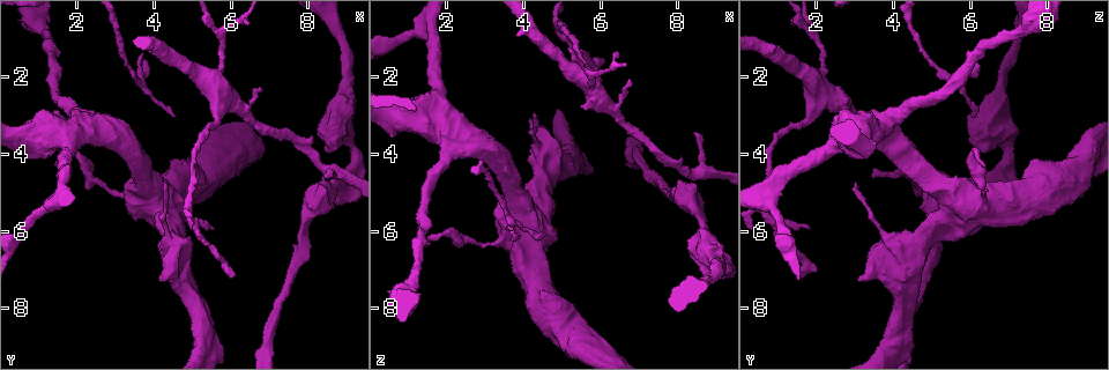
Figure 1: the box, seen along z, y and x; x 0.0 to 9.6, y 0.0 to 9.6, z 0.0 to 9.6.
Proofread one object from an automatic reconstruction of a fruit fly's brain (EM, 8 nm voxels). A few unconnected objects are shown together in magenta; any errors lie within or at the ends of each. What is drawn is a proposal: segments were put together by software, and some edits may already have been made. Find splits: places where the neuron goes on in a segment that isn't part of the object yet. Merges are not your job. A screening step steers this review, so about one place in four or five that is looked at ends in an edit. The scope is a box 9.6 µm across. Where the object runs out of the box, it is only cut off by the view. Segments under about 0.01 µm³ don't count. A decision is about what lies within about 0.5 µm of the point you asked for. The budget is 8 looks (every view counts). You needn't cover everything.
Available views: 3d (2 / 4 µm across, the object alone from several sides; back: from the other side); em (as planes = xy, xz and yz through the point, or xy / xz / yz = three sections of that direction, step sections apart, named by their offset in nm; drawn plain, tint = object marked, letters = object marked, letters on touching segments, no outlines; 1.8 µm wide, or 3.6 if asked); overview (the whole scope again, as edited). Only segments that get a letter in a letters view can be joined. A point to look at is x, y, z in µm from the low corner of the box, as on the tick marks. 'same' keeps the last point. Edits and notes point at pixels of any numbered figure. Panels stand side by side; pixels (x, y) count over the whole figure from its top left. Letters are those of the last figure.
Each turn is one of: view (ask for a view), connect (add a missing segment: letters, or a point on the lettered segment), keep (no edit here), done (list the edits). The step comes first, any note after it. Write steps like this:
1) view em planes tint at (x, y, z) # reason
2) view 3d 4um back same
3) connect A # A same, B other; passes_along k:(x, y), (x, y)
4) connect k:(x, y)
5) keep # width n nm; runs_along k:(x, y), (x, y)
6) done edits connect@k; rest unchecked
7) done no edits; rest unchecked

view em planes letters at (1.55, 4.25, 6.40) # branch stops here

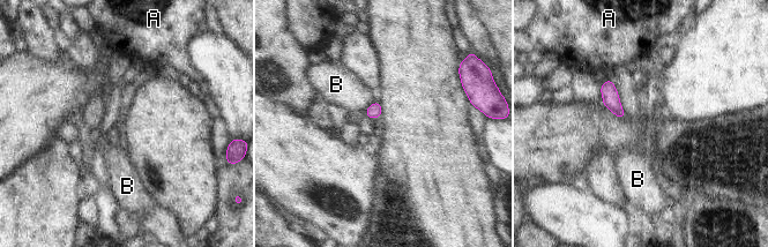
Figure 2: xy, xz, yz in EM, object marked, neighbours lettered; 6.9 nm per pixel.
keep # longest_contact B 100 nm; A other, B other; border 2:(375, 100), (365, 110); none of them fits

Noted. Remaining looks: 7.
view 3d 4um at (4.60, 3.00, 6.15) # thin end

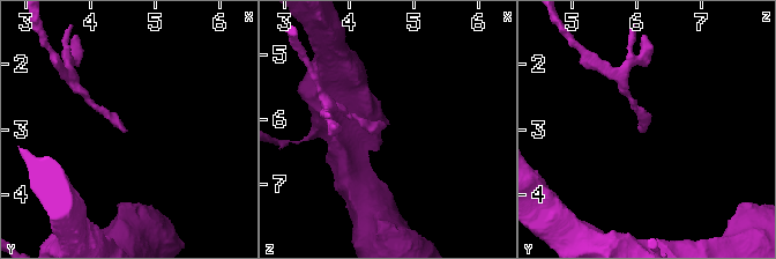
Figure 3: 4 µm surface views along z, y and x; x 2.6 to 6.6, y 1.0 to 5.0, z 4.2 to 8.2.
view em planes tint at (4.55, 3.05, 6.15) # shape alone is not enough

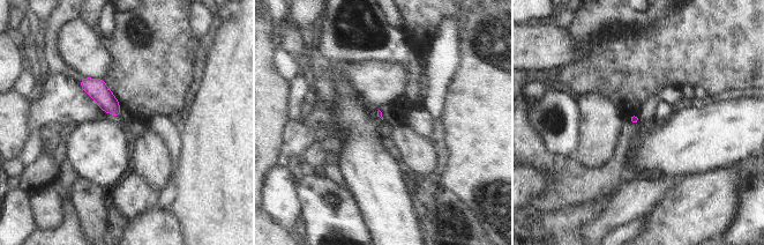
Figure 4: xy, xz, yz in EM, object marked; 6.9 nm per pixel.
view em planes letters same # what lies round it

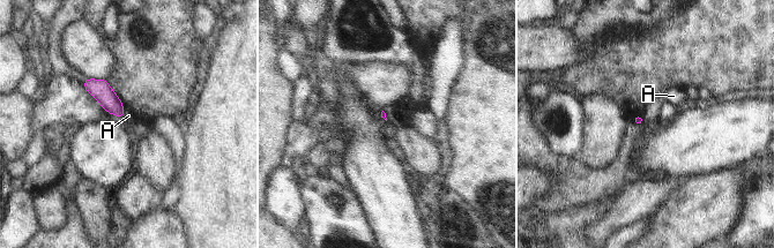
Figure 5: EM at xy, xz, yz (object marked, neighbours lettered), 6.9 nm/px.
keep # A other; border 5:(123, 106), (124, 118); none of them fits

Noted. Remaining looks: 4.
view 3d 2um at (6.80, 2.30, 2.10) # free end

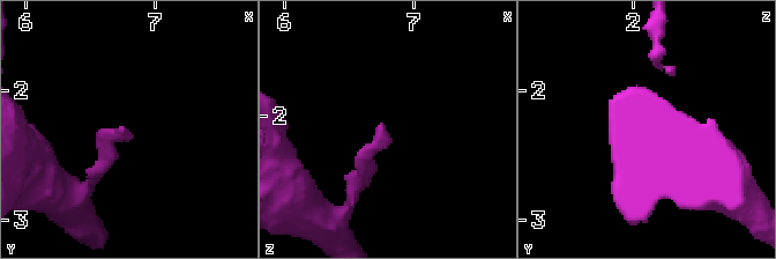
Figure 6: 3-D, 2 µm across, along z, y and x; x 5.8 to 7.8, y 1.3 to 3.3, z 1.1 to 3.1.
view em xy step 4 tint at (6.80, 2.34, 2.10)

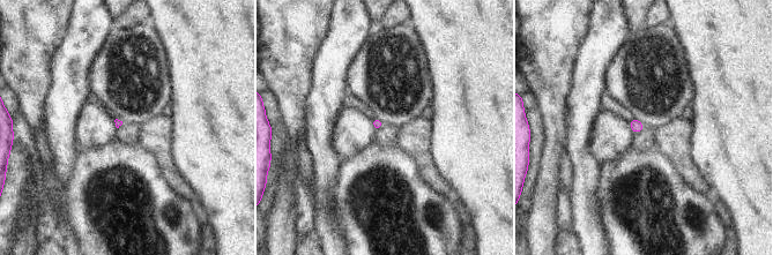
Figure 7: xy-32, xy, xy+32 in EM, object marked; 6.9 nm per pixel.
view em planes letters same

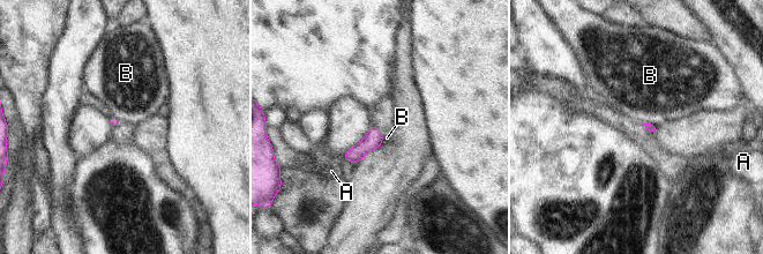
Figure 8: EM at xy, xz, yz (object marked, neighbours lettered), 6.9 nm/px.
keep # A other, B other; no lettered segment goes on from it

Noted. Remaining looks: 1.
done no edits; rest unchecked

